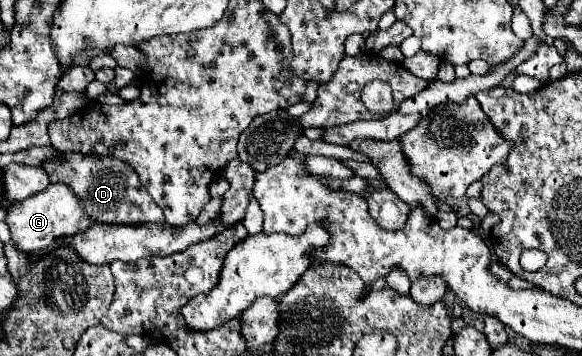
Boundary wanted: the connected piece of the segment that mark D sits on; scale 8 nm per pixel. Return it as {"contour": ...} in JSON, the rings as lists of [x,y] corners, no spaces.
{"contour":[[[62,153],[62,161],[48,161],[42,167],[52,183],[68,185],[76,197],[80,197],[86,215],[94,223],[116,225],[144,225],[164,223],[162,209],[154,203],[146,187],[140,183],[138,173],[116,157],[94,157],[86,153]]]}

